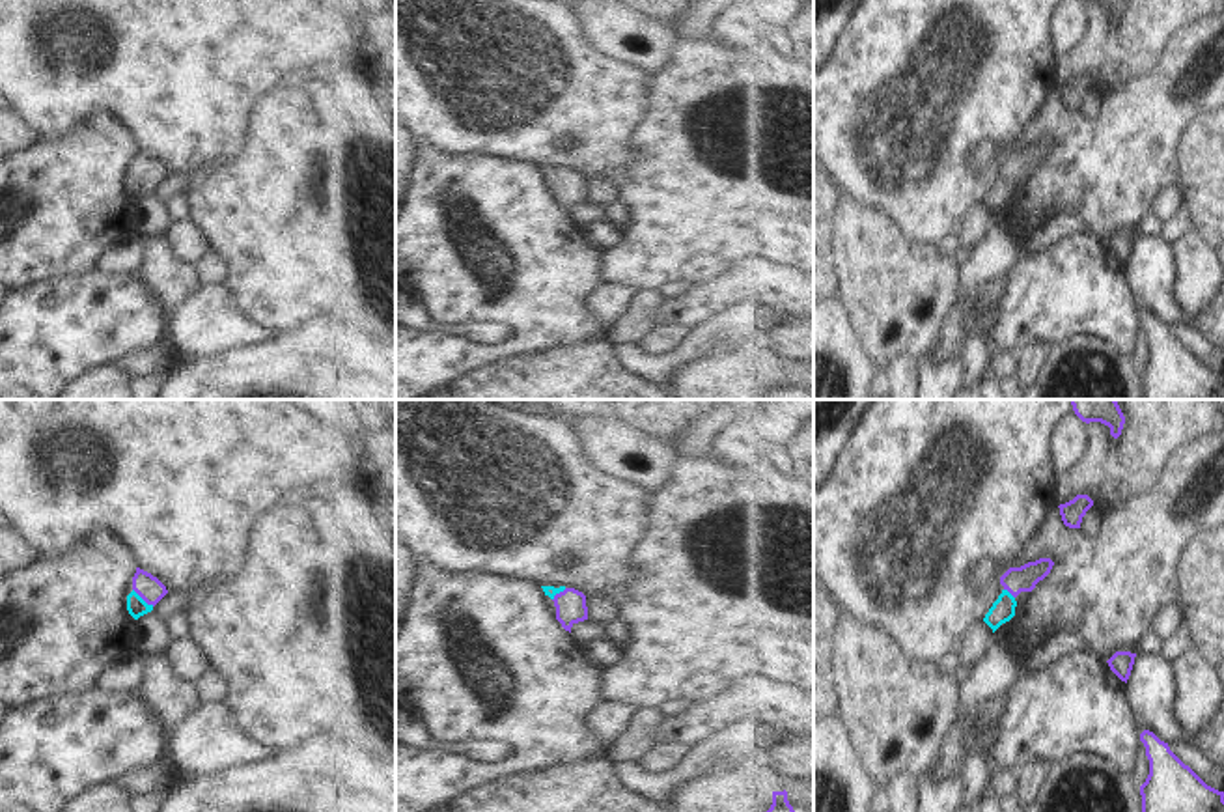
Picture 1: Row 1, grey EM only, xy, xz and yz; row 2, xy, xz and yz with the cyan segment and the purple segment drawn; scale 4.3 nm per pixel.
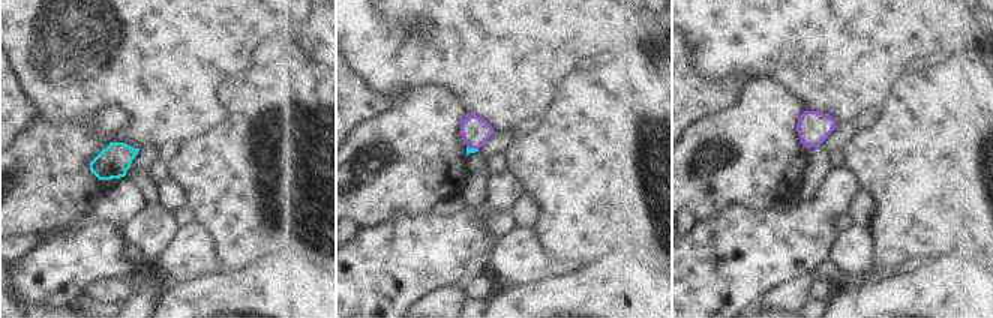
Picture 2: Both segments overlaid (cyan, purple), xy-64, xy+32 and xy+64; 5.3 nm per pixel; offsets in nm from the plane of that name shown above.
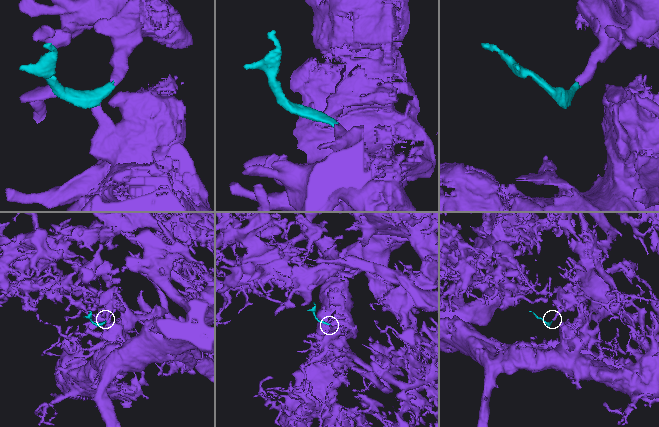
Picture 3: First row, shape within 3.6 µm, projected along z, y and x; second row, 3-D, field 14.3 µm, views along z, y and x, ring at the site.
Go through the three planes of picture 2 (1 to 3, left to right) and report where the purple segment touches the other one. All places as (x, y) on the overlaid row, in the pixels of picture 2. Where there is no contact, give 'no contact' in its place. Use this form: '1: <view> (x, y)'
1: no contact
2: xy+32 (473, 149)
3: no contact

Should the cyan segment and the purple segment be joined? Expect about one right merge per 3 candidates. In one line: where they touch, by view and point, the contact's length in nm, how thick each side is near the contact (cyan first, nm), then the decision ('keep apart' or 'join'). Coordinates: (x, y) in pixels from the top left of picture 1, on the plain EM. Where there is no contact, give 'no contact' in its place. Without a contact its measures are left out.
xy (142, 182) | 120 nm | 90/110 nm | join

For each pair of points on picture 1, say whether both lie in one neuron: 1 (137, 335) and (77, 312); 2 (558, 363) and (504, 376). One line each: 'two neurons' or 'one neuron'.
1: one neuron
2: one neuron

